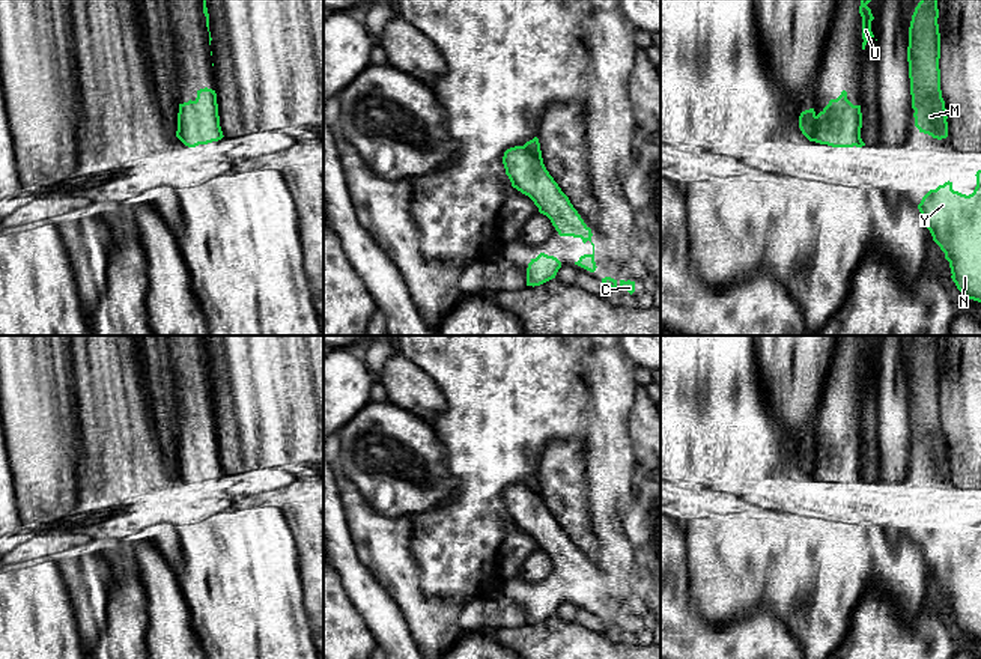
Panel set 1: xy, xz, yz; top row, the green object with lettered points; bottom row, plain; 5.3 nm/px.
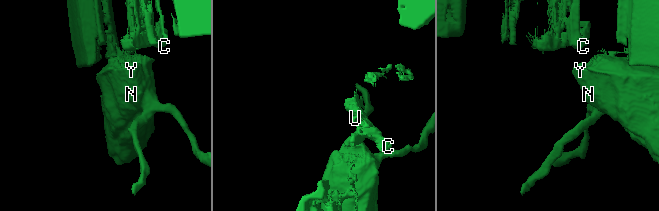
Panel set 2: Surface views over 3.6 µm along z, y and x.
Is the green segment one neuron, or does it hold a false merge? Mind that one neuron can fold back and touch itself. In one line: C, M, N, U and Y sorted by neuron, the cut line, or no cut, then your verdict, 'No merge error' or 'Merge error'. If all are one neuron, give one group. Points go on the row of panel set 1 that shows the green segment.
Groups: C M N Y / U. Split along yz (859, 137), (850, 133), (838, 133), (835, 140), (828, 145). Merge error

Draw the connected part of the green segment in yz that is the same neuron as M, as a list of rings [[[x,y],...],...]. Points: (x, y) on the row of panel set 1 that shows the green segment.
[[[921,0],[909,27],[909,78],[915,126],[942,140],[948,137],[948,116],[940,90],[940,33],[937,0]]]

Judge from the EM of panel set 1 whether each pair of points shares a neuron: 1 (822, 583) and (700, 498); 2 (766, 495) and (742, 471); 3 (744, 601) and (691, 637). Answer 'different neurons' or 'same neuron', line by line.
1: same neuron
2: same neuron
3: different neurons

